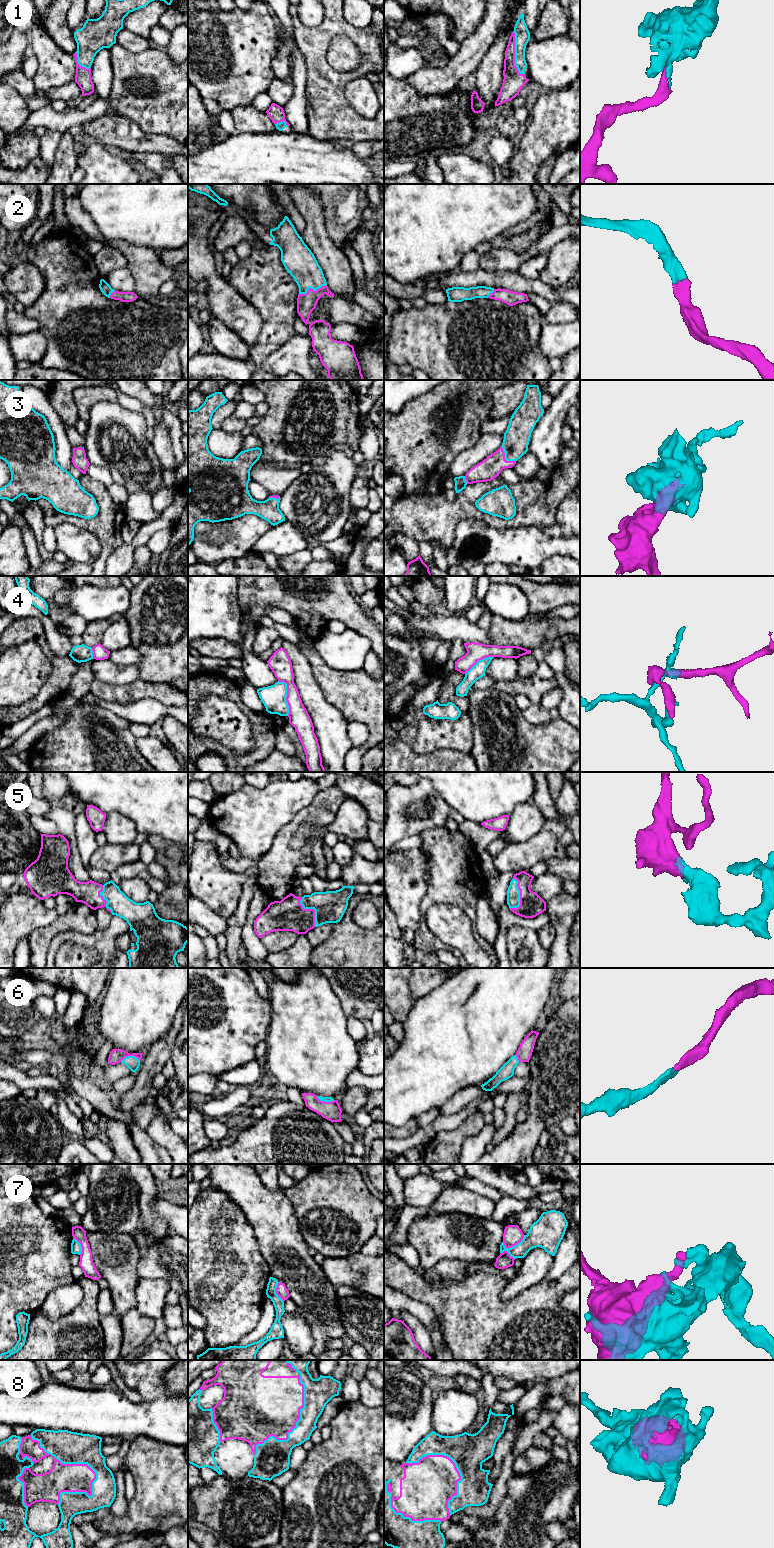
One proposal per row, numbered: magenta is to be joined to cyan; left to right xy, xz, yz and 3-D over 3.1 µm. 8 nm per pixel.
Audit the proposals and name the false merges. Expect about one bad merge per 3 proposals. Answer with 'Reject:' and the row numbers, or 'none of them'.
Reject: 4, 7

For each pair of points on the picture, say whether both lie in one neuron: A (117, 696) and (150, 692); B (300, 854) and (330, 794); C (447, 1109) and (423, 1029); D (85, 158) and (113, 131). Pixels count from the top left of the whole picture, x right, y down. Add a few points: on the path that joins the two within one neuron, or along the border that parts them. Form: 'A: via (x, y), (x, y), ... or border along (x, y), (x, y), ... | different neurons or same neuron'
A: via (125, 694), (128, 692), (142, 692) | same neuron
B: via (286, 843), (286, 833), (306, 813), (312, 812) | same neuron
C: border along (464, 1088), (457, 1091), (441, 1108) | different neurons
D: border along (96, 140), (105, 146) | different neurons

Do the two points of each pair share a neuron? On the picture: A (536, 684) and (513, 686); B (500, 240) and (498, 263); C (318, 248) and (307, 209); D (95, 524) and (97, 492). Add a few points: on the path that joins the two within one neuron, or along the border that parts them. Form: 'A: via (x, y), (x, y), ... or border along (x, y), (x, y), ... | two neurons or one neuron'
A: via (530, 686), (519, 686) | one neuron
B: border along (492, 246), (498, 249), (511, 249), (522, 253) | two neurons
C: via (316, 238), (315, 219) | one neuron
D: via (103, 516), (103, 500) | one neuron

